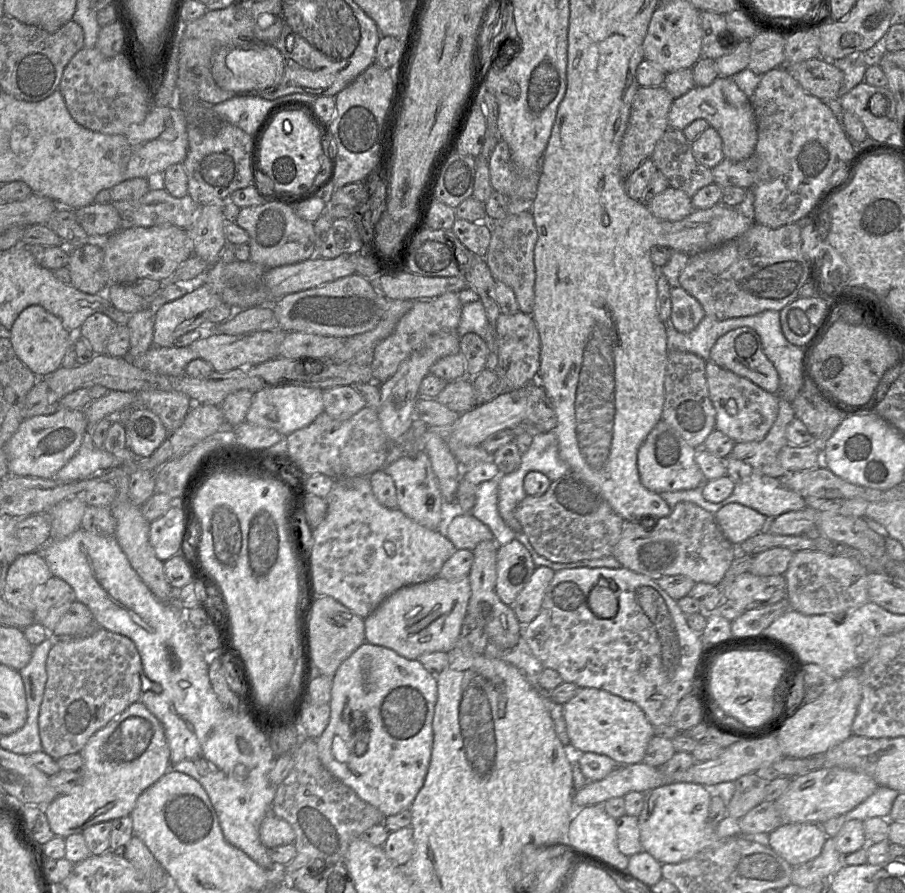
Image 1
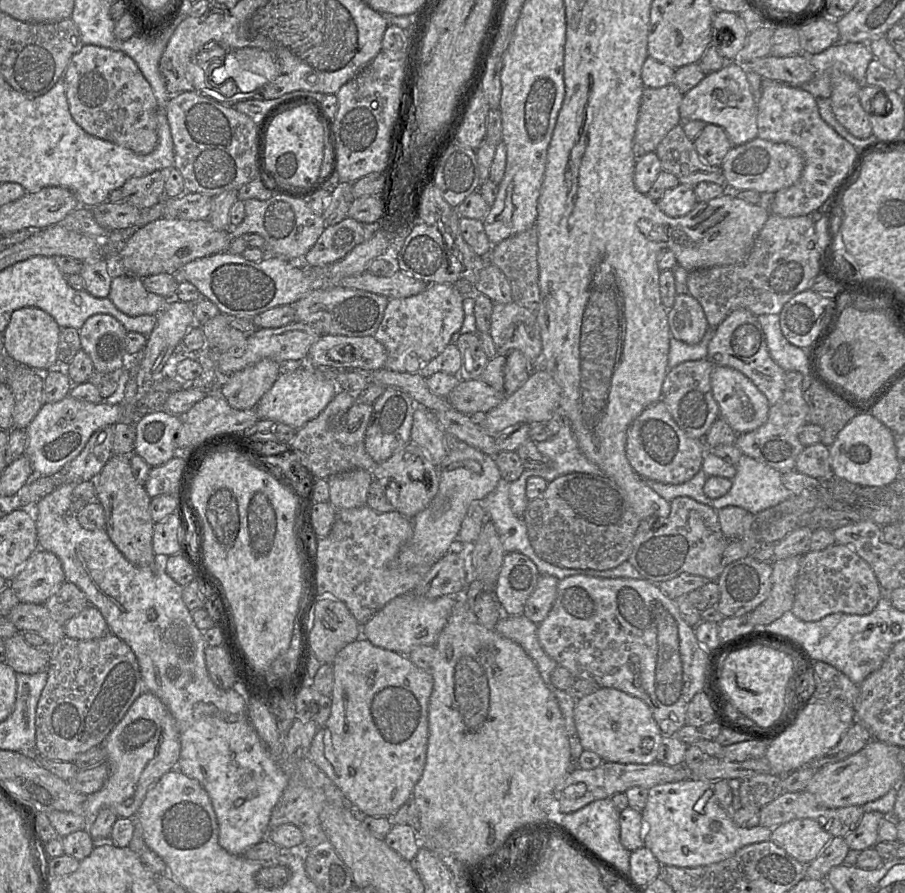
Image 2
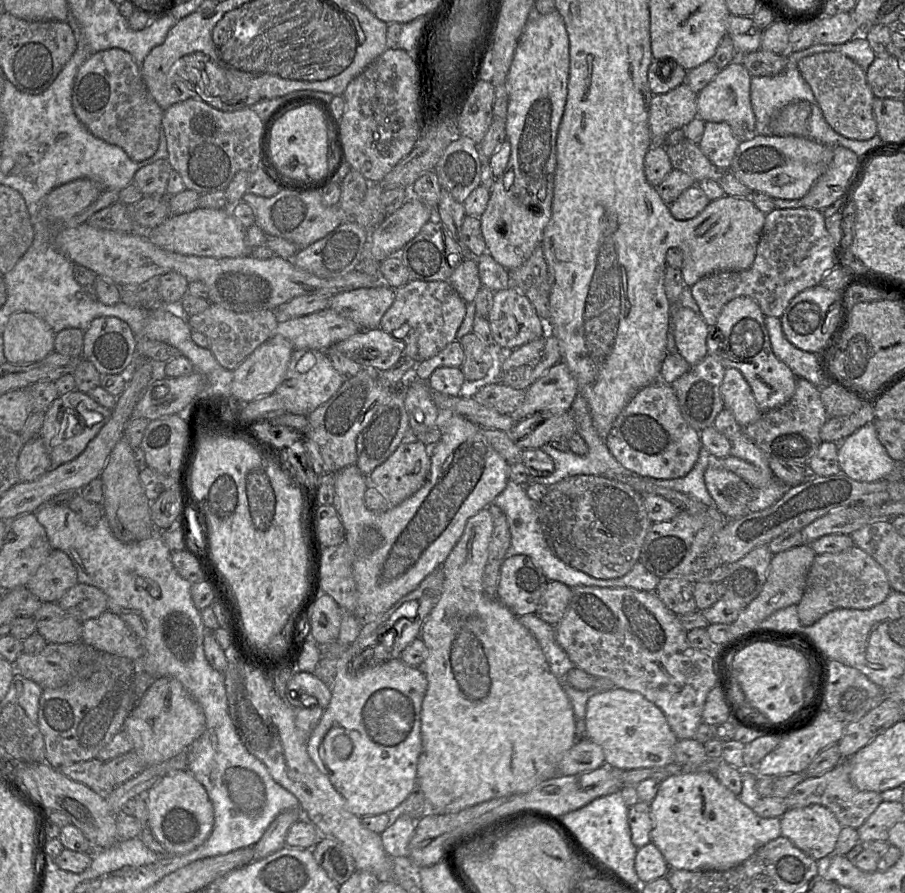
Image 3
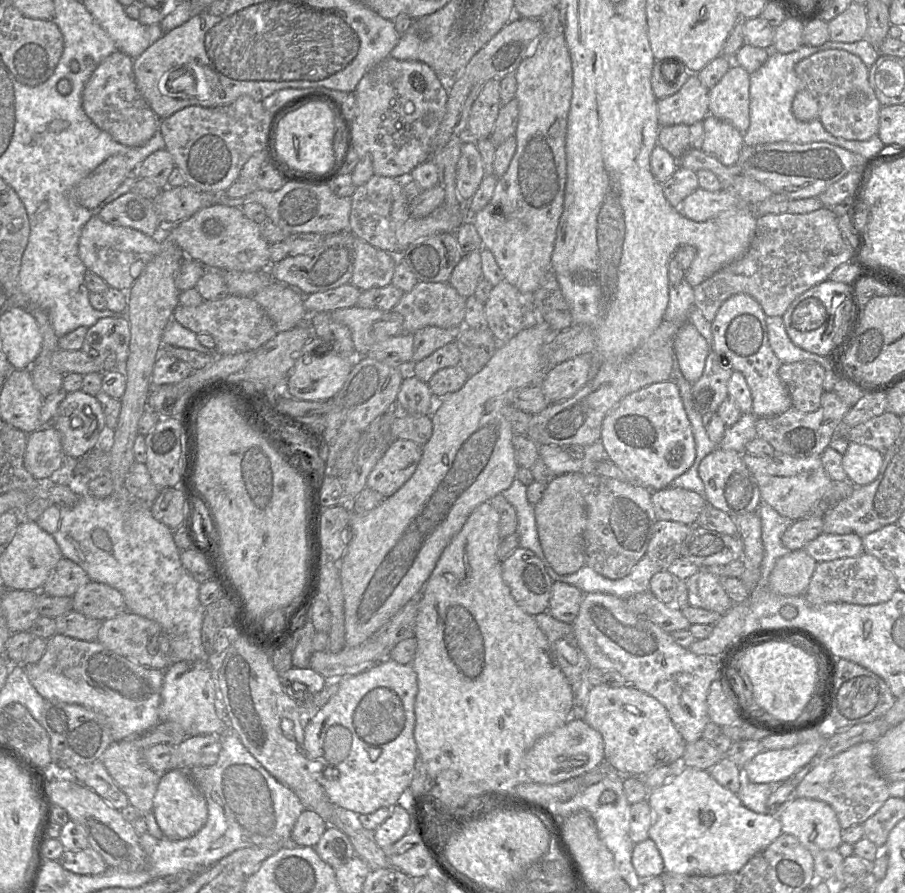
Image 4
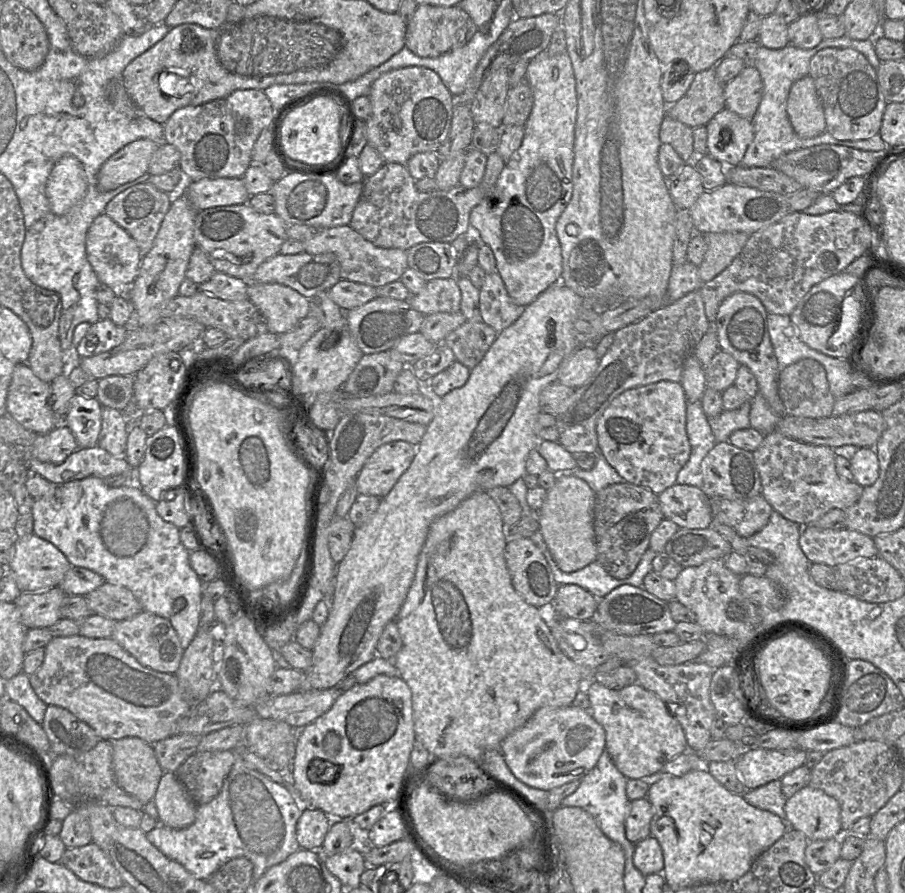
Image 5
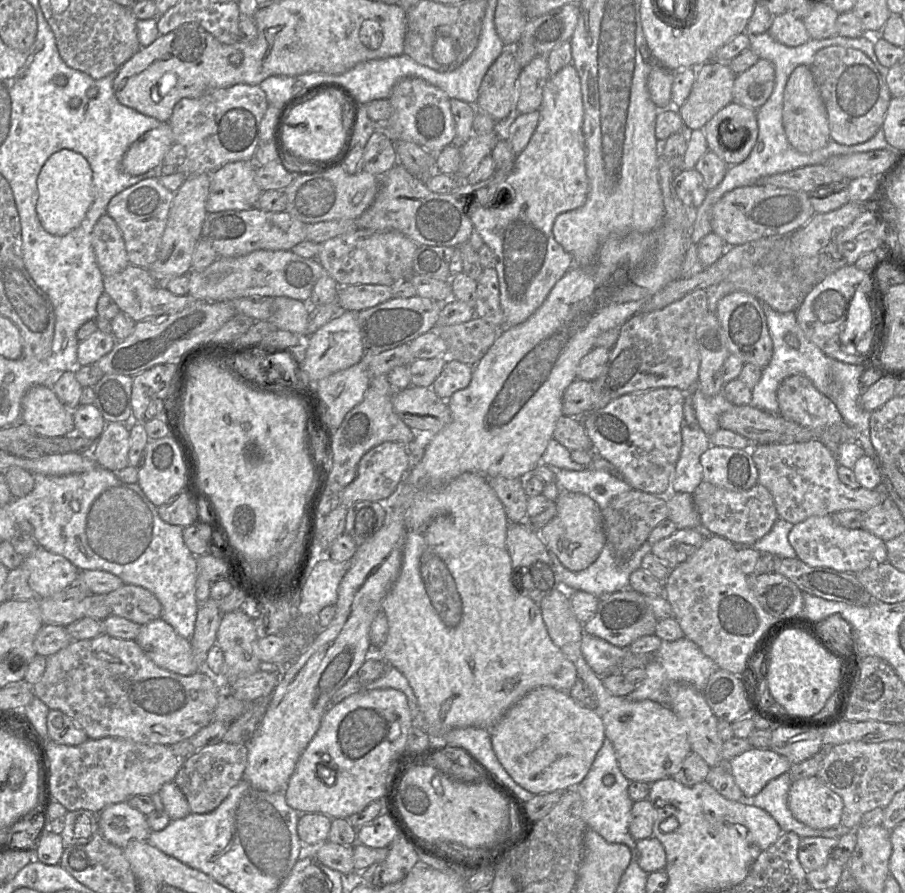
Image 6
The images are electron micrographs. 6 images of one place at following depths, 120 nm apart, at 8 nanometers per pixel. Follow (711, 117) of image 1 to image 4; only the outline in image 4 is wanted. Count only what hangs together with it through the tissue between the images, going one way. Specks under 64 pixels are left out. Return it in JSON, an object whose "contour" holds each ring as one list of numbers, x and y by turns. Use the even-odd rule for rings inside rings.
{"contour":[[732,62,720,81,709,89,709,115,727,121,744,135,750,125,749,88,750,74]]}

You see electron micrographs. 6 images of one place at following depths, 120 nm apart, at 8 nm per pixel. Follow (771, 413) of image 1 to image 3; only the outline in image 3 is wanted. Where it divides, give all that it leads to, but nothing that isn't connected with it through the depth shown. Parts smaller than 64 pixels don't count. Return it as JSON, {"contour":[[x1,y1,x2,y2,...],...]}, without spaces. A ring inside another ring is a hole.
{"contour":[[727,368,720,388,724,408,728,409,741,427,746,427,760,417,751,387,735,368]]}

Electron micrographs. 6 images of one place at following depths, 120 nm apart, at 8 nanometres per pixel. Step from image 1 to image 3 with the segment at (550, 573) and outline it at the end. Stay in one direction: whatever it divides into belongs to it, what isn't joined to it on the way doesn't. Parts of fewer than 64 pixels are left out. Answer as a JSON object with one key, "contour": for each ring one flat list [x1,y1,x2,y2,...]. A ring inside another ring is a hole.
{"contour":[[548,581,535,614,546,623,557,625,563,618,570,599,570,587,559,581]]}

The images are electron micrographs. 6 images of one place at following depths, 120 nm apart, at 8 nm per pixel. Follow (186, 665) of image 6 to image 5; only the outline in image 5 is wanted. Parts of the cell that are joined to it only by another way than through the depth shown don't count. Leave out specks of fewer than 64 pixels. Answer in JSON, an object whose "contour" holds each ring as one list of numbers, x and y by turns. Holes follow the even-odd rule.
{"contour":[[141,611,131,618,116,621,111,638,140,664,162,673,175,674,185,650,170,621,146,611]]}

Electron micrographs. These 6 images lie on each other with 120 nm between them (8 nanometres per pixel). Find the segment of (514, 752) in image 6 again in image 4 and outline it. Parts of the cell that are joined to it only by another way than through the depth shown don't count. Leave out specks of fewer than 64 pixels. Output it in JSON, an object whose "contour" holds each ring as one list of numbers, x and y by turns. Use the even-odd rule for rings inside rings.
{"contour":[[570,718,564,725,540,737,524,757,528,780,554,785,593,770,604,761,602,735,583,719]]}

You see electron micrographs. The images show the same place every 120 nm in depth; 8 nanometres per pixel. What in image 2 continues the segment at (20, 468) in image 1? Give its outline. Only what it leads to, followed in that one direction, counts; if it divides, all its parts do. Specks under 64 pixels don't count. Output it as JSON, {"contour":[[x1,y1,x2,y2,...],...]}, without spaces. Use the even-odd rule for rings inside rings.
{"contour":[[138,387,138,399,132,404,109,404,105,401,90,403,79,401,70,395,58,402,45,403,26,428,28,445,25,455,31,463,34,476,50,476,61,470,80,454,93,433,102,427,119,422,136,423,146,413,165,411,164,403,170,394,164,391,139,394]]}

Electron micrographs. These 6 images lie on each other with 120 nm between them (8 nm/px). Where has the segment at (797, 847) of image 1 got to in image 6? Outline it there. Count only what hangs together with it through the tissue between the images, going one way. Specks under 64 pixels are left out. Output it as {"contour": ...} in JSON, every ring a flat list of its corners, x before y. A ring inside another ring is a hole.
{"contour":[[815,775,792,782,788,807,798,821,813,829,823,830,841,824,844,803]]}

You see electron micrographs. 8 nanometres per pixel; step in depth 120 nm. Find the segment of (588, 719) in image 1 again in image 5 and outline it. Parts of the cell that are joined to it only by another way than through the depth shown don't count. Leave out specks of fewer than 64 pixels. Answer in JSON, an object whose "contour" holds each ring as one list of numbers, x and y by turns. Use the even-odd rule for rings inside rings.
{"contour":[[591,681,586,685,585,689,591,702,591,714,605,730,606,750,615,766,627,779,650,777,661,771,676,756,688,751,683,728,666,703,639,683,622,689,609,689,596,681]]}

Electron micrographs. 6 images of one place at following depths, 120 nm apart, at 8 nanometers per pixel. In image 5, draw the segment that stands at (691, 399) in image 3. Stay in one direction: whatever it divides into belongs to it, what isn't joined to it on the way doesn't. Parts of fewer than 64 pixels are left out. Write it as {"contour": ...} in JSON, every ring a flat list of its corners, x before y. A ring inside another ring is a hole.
{"contour":[[719,350,705,368,706,387,722,393,734,384,739,367,732,355]]}

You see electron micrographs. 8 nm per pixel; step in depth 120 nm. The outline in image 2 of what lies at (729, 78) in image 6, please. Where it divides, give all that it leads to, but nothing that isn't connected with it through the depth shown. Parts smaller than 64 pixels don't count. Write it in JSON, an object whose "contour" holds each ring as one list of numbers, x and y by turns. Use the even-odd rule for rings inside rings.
{"contour":[[673,83,660,88,644,88,632,145,636,159,649,152,655,152,667,133,682,123,679,107,683,95]]}

